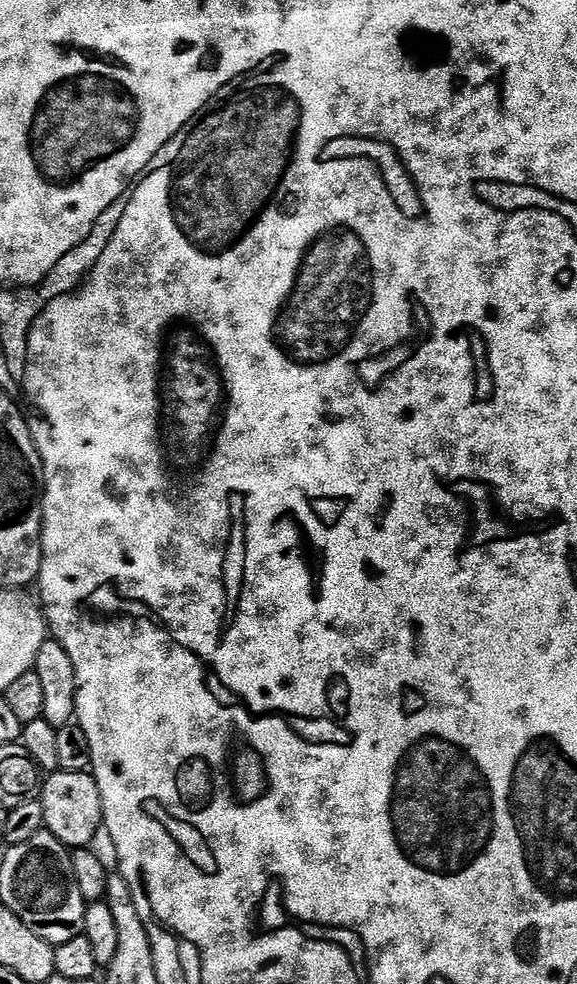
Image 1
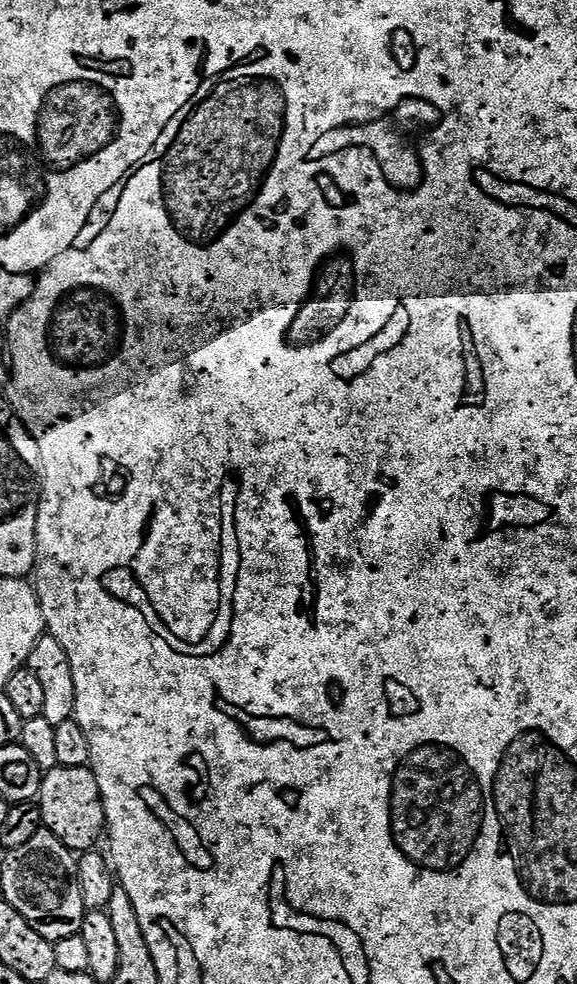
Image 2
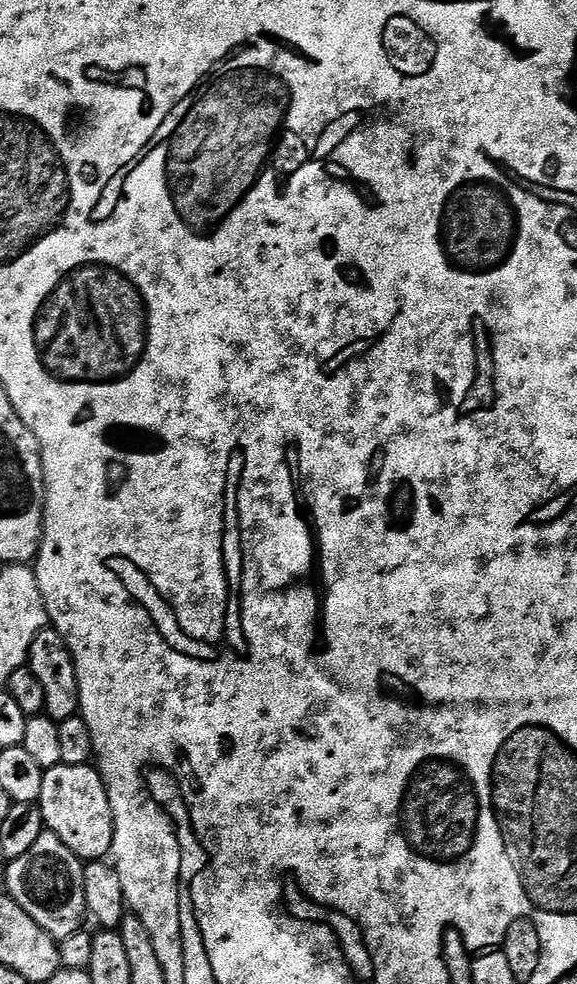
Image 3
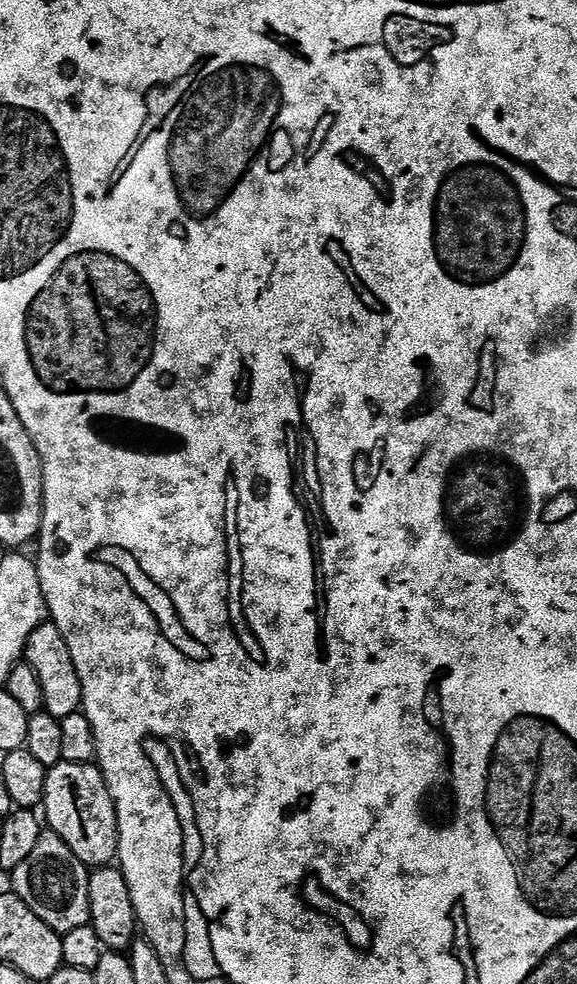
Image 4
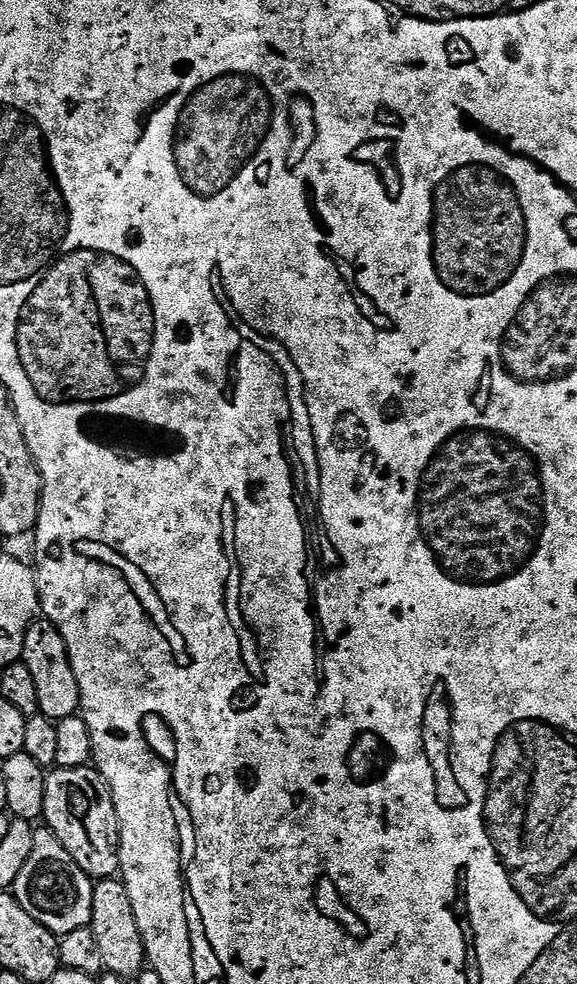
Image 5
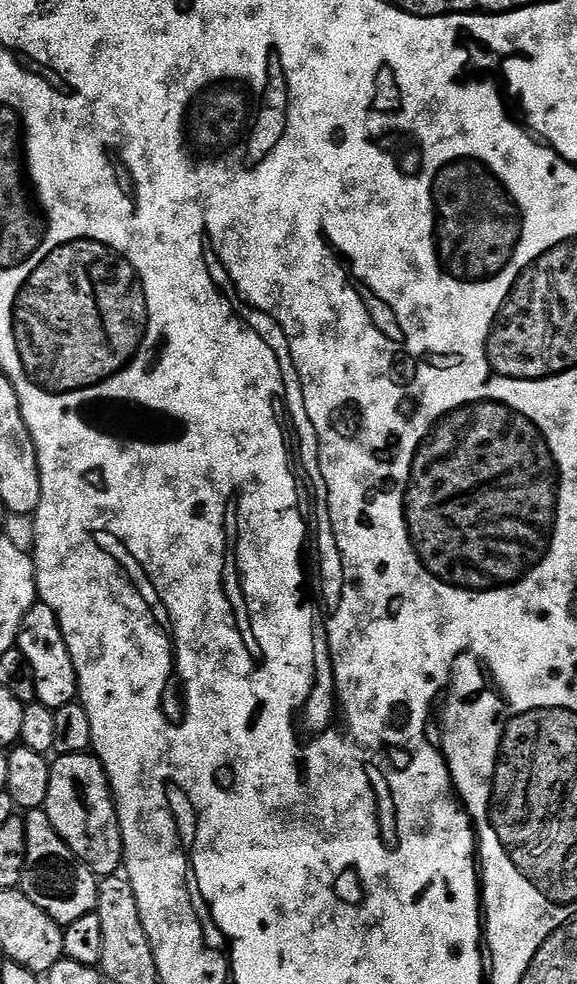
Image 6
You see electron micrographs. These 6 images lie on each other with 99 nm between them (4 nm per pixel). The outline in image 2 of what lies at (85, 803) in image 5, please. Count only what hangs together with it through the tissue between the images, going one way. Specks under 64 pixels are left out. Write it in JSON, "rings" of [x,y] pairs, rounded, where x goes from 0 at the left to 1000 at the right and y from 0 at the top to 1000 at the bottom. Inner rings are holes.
{"rings":[[[85,780],[76,785],[76,794],[66,810],[75,840],[92,846],[104,855],[137,868],[165,863],[184,846],[180,832],[180,812],[173,810],[173,800],[165,784],[151,780]]]}

